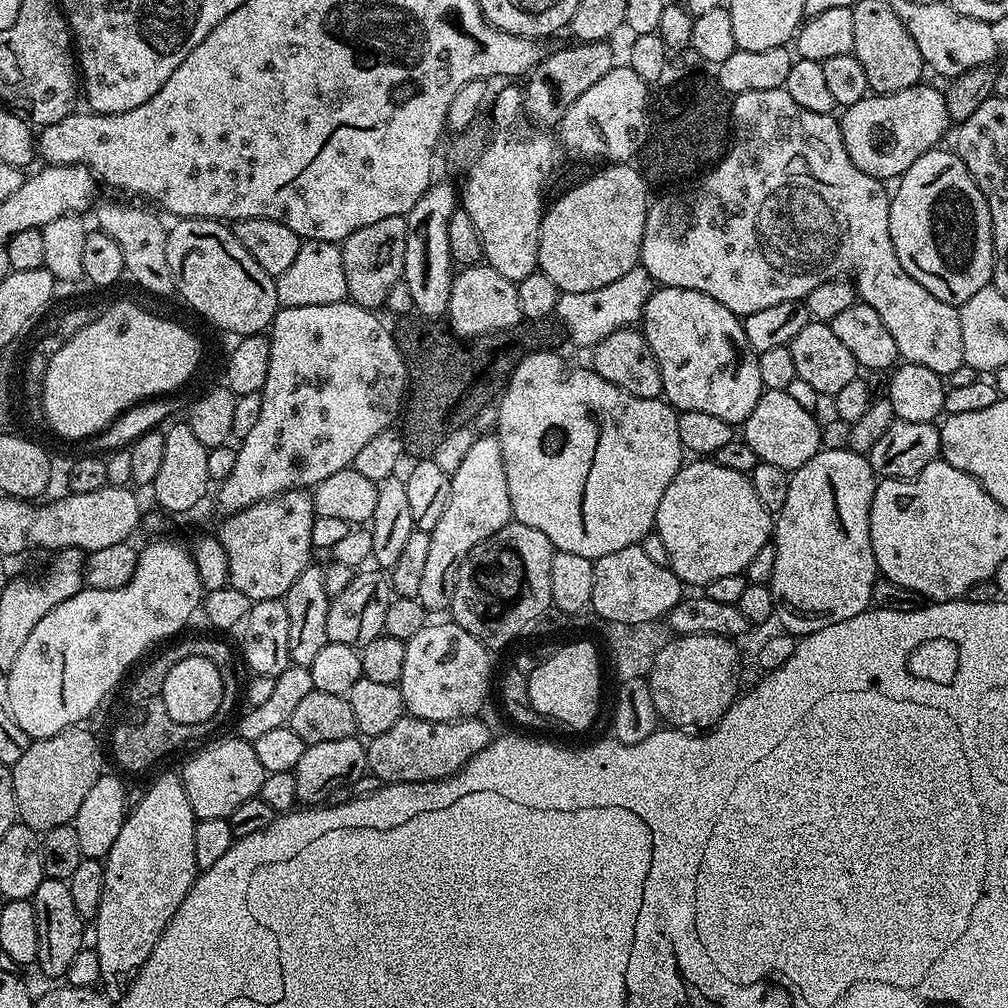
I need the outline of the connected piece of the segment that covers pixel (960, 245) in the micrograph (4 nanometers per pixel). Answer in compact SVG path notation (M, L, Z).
M937 146L930 149L922 158L918 158L903 176L900 184L891 193L888 202L890 214L890 238L894 242L894 250L898 254L898 262L902 262L902 270L914 278L934 298L947 304L957 306L965 304L978 290L989 287L994 280L994 249L992 246L992 219L984 192L974 182L970 170L957 156L955 151Z

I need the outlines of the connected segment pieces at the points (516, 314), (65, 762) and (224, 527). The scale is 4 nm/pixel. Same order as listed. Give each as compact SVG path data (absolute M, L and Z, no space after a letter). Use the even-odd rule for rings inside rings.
M486 262L464 266L452 277L450 302L446 313L451 331L458 334L482 336L490 332L504 332L507 328L521 323L522 306L518 306L517 281L502 278L498 270Z
M73 726L58 730L50 738L32 740L26 754L11 765L11 770L19 823L43 834L56 826L73 823L90 786L106 772L106 767L95 734L88 726Z
M292 488L225 517L214 535L222 542L222 550L226 550L228 584L253 602L283 598L294 586L294 578L313 563L312 531L317 515L311 495Z

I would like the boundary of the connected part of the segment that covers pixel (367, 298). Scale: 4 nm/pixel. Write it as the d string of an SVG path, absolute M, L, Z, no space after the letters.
M405 217L382 218L382 222L370 222L370 226L354 230L354 234L343 240L340 249L342 270L346 270L348 300L351 303L373 310L383 309L387 305L394 282L401 280L404 275L407 229Z

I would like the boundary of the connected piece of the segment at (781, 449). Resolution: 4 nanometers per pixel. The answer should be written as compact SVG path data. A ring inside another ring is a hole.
M766 390L758 398L758 406L754 406L750 418L743 422L742 439L754 450L759 462L770 463L791 474L821 450L821 421L814 417L813 411L797 403L787 390Z

